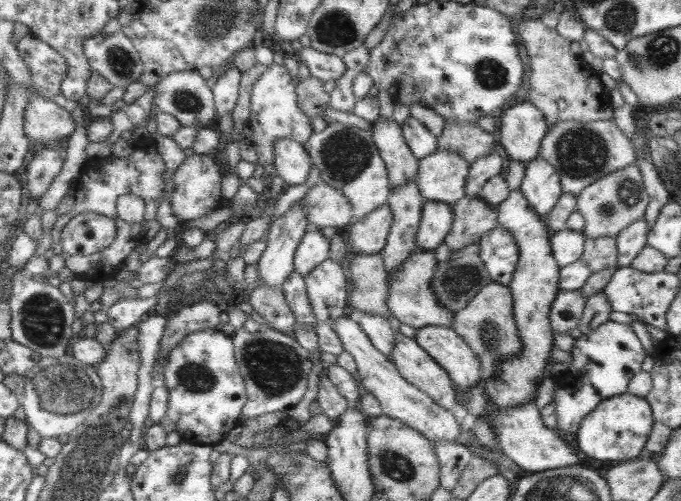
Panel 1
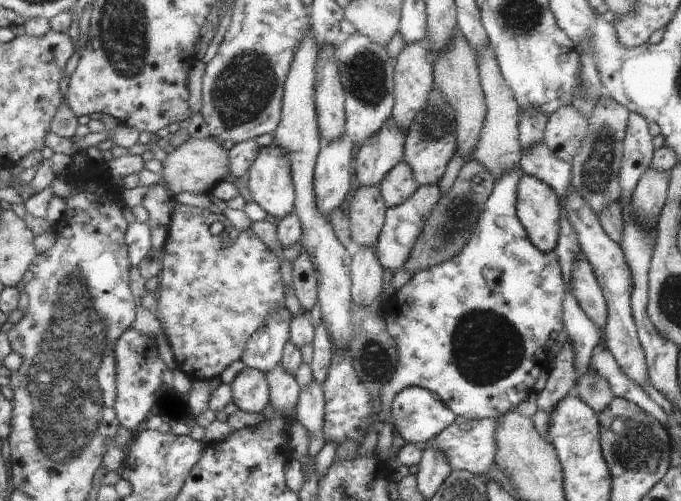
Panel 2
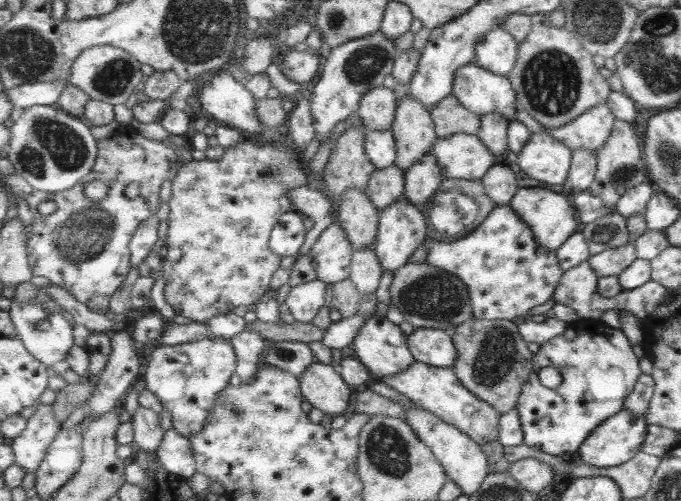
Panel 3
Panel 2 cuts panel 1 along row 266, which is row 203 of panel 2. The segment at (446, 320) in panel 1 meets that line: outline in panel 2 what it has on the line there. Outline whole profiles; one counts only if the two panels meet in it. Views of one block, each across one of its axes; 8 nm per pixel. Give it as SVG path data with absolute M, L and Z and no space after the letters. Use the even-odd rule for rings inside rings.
M427 184L427 186L420 186L418 192L415 192L413 198L409 198L405 204L388 208L386 222L375 248L377 260L383 268L389 269L393 273L401 270L401 266L409 260L417 243L417 238L421 236L421 232L425 228L427 218L431 216L431 212L435 210L435 206L441 201L441 198L439 184Z

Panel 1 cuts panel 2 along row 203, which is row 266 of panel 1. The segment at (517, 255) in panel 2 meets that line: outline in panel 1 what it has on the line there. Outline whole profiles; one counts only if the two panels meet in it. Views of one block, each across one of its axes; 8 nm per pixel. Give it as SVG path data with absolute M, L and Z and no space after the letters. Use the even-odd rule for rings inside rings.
M498 226L479 240L482 258L492 281L509 285L520 262L520 246L517 240Z

